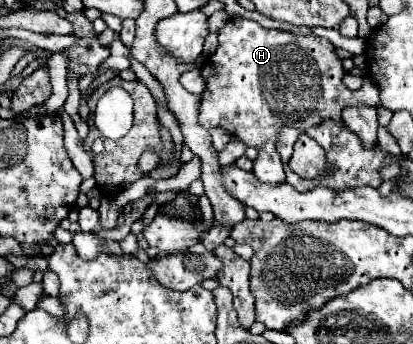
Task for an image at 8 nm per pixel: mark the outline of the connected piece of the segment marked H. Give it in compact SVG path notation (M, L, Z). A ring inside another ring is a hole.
M240 17L230 19L222 27L218 39L220 45L210 57L210 65L202 67L206 89L200 95L198 121L204 129L222 127L248 147L256 147L258 157L254 161L254 175L262 183L278 185L286 181L276 151L276 137L282 127L306 131L326 119L344 125L342 111L346 107L376 107L380 103L374 81L368 81L358 91L350 91L342 83L342 59L328 39L264 29L256 21Z

